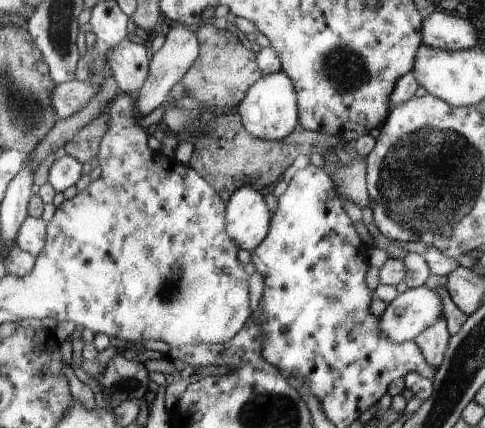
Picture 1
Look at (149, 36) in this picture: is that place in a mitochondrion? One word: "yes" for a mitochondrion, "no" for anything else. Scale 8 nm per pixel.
no

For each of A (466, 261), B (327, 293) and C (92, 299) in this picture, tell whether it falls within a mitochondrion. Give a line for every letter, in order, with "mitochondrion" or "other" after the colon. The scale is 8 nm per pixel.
A: other
B: mitochondrion
C: other

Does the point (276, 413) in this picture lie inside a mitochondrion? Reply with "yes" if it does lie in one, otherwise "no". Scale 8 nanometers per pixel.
yes

